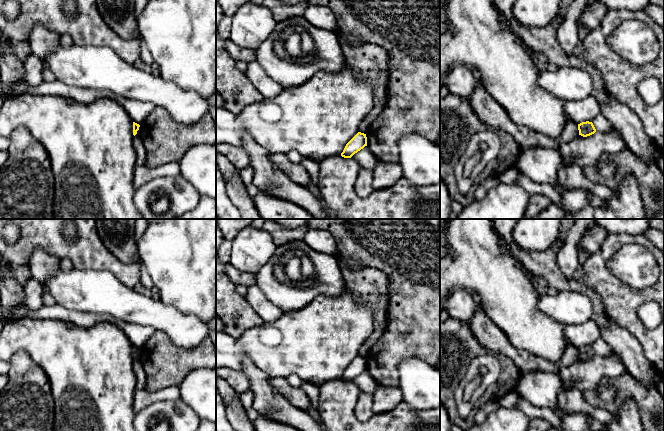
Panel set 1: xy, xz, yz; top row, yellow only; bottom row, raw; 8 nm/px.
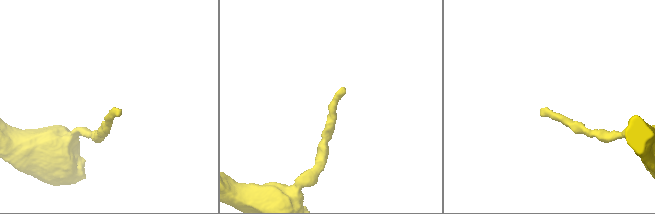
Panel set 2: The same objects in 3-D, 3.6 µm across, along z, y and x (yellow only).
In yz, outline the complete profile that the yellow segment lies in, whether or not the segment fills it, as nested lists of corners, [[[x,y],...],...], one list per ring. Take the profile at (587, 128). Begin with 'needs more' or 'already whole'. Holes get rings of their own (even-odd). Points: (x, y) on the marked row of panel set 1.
already whole; [[[586,121],[578,124],[579,135],[583,137],[590,136],[596,132],[592,122]]]

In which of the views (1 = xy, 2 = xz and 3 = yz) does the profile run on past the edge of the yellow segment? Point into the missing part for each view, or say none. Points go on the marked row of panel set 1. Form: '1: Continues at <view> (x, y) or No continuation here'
1: No continuation here
2: No continuation here
3: No continuation here

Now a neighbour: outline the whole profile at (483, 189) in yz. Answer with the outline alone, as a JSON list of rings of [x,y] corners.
[[[490,177],[487,178],[486,180],[484,180],[476,189],[476,191],[474,192],[474,198],[477,201],[482,200],[487,194],[488,192],[492,189],[495,188],[496,186],[498,186],[499,184],[499,180],[497,177]]]

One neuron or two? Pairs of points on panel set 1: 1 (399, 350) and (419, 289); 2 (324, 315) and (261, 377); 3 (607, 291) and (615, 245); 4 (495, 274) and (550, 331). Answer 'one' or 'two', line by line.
1: one
2: two
3: one
4: one

